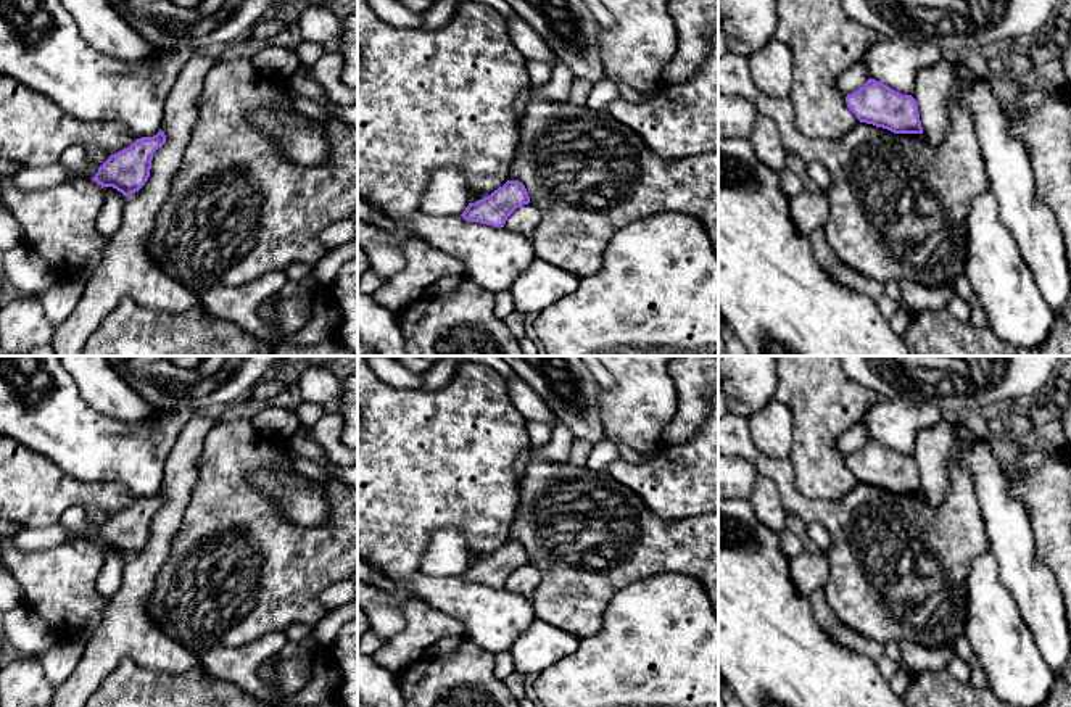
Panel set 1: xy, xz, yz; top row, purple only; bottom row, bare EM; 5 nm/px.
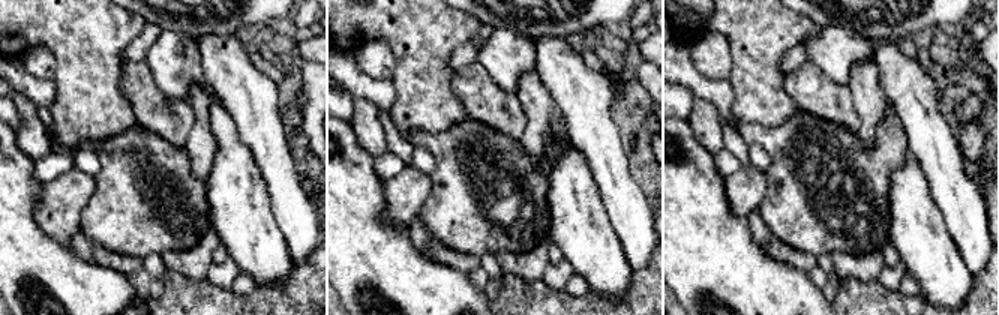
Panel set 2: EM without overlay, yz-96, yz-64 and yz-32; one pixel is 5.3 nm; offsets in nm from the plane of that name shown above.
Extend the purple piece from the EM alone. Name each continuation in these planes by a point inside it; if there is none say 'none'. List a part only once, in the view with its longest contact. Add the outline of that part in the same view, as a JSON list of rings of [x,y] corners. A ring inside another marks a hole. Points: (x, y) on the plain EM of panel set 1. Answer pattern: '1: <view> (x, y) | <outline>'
none

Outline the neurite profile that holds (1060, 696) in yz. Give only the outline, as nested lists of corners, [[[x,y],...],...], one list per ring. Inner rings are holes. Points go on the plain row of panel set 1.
[[[1071,655],[1066,668],[1053,675],[1053,689],[1040,707],[1071,707]]]

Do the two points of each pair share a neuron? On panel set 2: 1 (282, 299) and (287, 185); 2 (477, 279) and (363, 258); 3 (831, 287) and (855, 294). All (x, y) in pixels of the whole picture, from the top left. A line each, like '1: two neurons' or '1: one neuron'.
1: two neurons
2: two neurons
3: two neurons

